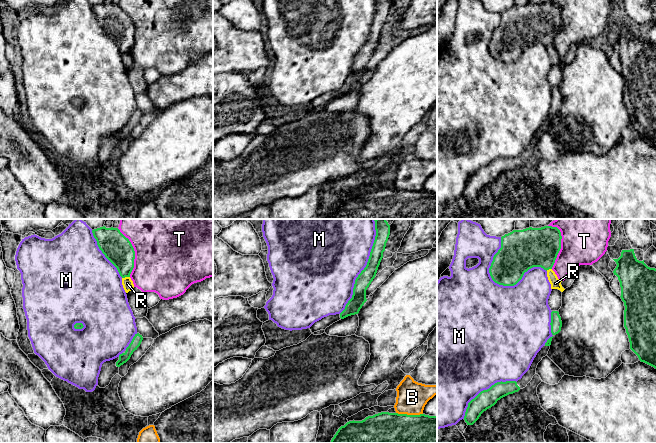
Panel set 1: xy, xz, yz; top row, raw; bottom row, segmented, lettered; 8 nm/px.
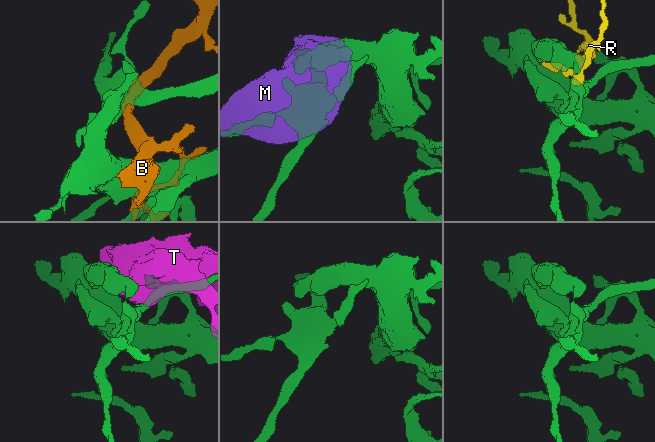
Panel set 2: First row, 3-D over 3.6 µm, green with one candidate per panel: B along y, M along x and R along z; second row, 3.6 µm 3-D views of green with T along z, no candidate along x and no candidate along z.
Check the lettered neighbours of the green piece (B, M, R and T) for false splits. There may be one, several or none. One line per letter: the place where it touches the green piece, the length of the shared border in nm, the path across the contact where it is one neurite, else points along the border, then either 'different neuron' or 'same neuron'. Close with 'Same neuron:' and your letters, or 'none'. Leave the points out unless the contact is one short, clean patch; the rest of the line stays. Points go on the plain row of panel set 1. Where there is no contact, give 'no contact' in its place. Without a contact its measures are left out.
B: meets green in xz at (409, 191); contact 220 nm long; different neuron
M: meets green in yz at (515, 60); contact 480 nm long; different neuron
R: meets green in xy at (125, 52); contact 70 nm long; different neuron
T: meets green in yz at (560, 20); contact 360 nm long; different neuron
Same neuron: none

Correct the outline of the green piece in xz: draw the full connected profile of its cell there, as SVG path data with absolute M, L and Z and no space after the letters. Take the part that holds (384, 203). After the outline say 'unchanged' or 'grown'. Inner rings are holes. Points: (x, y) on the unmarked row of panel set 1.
M381 188L341 202L330 219L437 219L437 192Z; unchanged

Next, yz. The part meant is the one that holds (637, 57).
M634 25L622 26L618 35L613 35L617 42L613 49L618 53L621 63L621 75L624 78L624 103L630 118L630 125L644 138L656 145L656 45L639 37Z; unchanged

